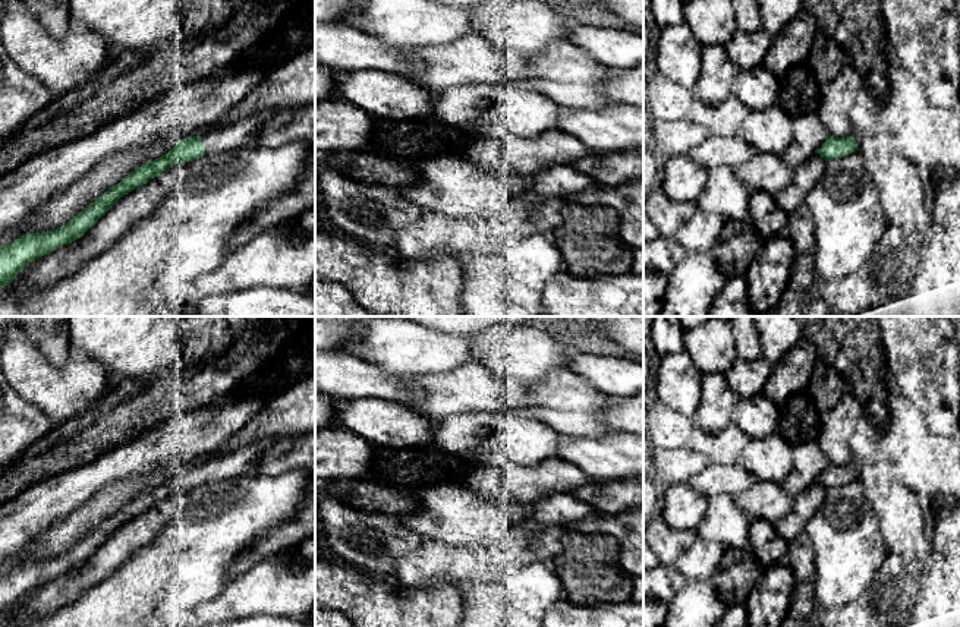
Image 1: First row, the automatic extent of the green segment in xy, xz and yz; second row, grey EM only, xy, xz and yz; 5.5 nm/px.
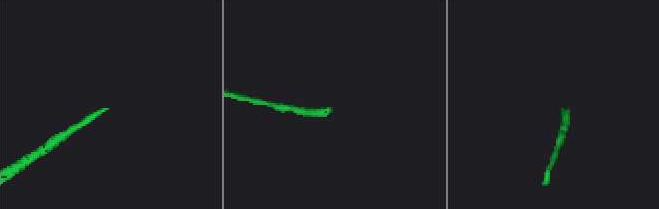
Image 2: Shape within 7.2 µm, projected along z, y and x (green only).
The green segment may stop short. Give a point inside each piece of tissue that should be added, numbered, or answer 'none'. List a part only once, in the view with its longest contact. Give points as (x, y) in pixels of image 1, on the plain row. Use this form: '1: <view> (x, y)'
1: xy (239, 462)

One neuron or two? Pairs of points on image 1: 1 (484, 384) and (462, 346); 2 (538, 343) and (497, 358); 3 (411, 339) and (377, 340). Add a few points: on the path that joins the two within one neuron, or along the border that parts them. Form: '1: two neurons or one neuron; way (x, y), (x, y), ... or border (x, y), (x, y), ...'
1: two neurons; border (471, 361), (443, 371)
2: one neuron; way (528, 350), (507, 350)
3: one neuron; way (402, 340), (386, 340)

